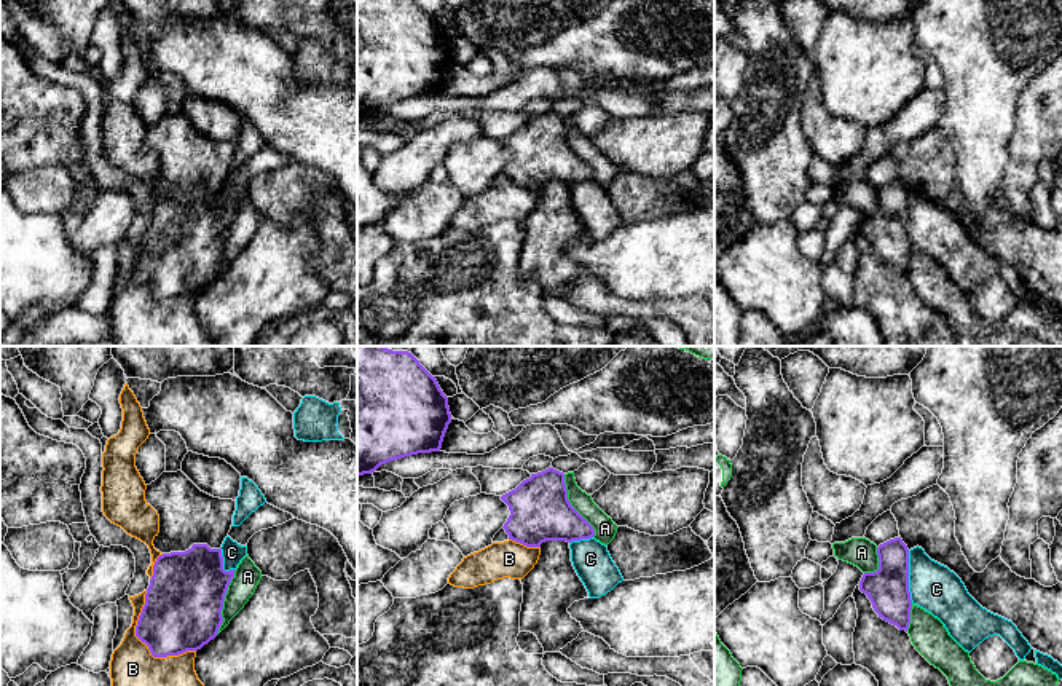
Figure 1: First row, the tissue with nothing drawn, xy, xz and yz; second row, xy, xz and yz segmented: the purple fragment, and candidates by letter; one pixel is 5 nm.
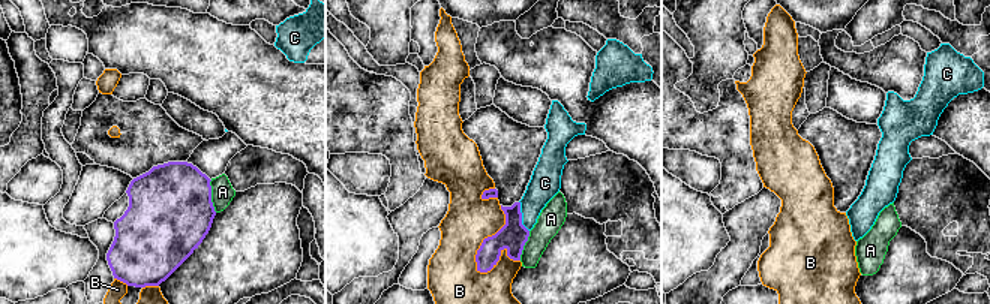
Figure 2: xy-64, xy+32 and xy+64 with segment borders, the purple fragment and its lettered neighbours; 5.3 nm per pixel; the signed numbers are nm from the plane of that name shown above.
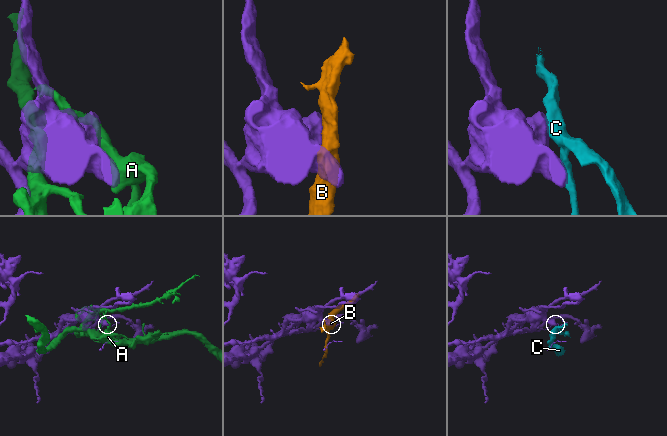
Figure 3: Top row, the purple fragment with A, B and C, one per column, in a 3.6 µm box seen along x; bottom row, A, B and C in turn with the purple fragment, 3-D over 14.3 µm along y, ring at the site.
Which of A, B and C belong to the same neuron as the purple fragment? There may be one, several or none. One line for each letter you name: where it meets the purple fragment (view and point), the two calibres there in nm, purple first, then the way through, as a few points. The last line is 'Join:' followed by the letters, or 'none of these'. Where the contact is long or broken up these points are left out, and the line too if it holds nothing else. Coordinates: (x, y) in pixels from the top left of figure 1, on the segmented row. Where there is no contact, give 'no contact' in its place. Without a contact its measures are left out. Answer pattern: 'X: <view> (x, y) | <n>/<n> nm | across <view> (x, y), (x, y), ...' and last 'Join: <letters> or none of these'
Join: none of these

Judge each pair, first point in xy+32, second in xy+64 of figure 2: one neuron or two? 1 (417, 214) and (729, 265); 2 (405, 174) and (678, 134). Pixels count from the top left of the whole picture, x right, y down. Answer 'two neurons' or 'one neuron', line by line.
1: one neuron
2: one neuron

